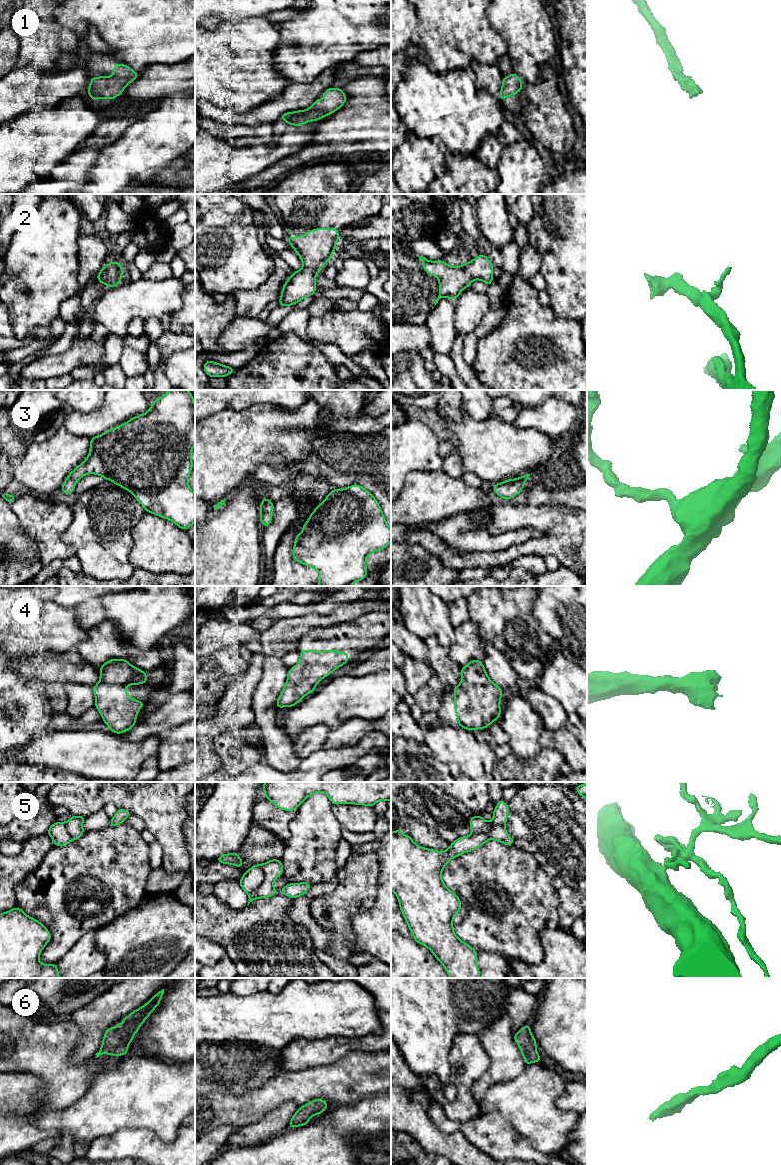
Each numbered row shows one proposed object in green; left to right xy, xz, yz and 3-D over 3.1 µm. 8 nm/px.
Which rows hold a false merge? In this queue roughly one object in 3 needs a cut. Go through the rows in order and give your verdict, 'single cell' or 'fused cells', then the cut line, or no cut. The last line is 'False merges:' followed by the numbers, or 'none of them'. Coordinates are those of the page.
1: single cell; cut none
2: single cell; cut none
3: single cell; cut none
4: single cell; cut none
5: fused cells; cut xz (260, 864), (264, 874), (264, 881), (254, 892), (248, 895)
6: single cell; cut none
False merges: 5

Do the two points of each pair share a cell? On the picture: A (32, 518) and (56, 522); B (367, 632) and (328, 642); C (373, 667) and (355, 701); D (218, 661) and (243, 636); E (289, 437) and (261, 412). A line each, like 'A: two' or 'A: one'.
A: one
B: one
C: two
D: two
E: one

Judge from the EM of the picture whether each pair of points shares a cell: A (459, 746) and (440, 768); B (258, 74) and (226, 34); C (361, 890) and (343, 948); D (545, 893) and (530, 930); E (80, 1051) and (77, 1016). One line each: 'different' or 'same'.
A: different
B: same
C: same
D: same
E: same

